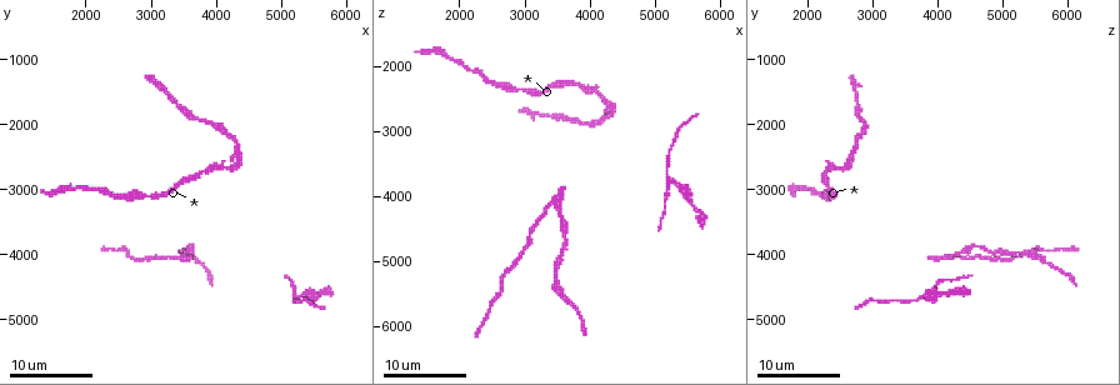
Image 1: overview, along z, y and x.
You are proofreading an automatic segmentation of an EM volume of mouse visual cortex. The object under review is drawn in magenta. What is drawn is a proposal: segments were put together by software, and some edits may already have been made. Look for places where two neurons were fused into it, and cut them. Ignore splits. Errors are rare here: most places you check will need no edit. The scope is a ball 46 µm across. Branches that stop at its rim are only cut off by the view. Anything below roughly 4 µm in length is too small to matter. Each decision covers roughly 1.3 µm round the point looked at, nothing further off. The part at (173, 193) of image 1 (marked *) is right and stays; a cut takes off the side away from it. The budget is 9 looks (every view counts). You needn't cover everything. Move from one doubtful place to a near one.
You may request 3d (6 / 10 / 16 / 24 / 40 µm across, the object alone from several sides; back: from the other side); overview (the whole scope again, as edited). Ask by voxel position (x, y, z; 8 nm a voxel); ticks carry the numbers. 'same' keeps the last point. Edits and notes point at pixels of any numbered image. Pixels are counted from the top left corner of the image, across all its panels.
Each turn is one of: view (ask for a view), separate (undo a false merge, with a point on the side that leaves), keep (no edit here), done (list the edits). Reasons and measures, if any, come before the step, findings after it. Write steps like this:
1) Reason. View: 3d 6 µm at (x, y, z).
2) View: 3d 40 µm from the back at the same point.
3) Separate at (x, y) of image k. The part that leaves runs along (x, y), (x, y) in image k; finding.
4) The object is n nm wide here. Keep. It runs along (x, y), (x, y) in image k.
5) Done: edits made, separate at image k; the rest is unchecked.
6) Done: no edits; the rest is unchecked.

Thin neck. View: 3d 24 µm at (2150, 2950, 2050).

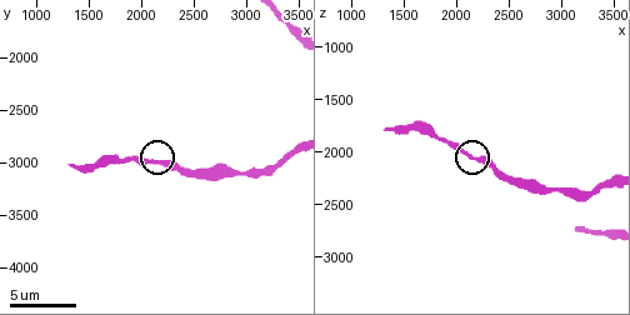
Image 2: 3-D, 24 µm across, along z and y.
View: 3d 10 µm at (2140, 3000, 2020).

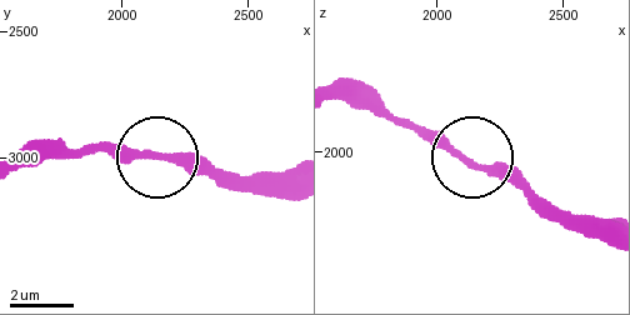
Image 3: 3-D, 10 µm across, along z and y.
Keep. It runs along (603, 239), (555, 220), (514, 185), (425, 140), (388, 108) in image 3; one neuron here.

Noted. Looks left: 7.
View: 3d 16 µm at (4300, 2650, 2600).

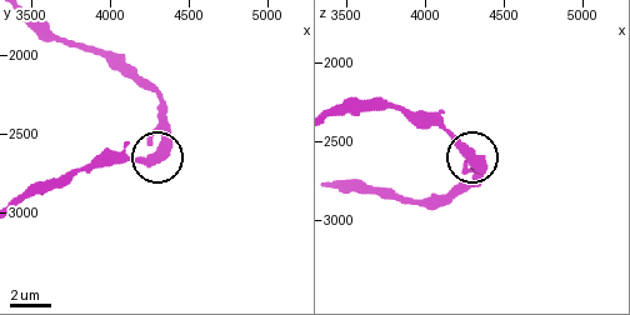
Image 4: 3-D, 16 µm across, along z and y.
Zoom in. View: 3d 6 µm at (4300, 2640, 2640).

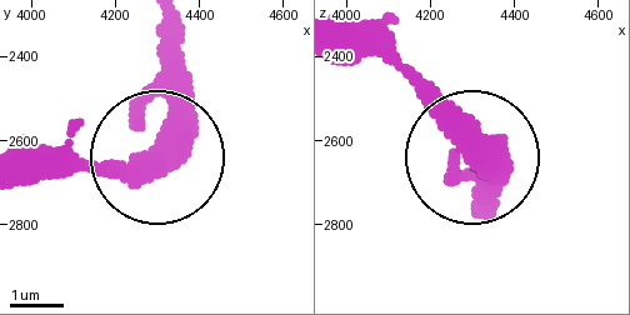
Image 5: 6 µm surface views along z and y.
Keep. It runs along (33, 178), (149, 151), (168, 111), (168, 35) in image 5; continuous, no second neuron.

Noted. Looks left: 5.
Thick turns thin. View: 3d 24 µm at (3600, 4050, 5550).

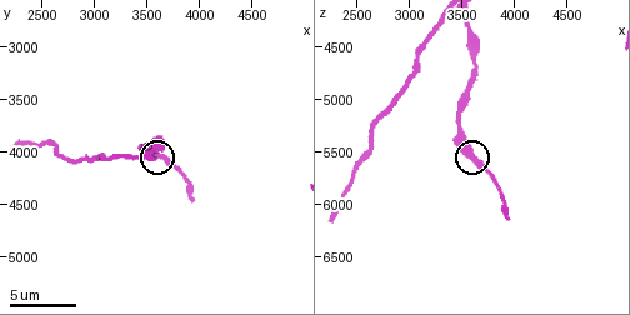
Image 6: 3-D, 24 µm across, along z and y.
Zoom in. View: 3d 6 µm at (3660, 4020, 5600).

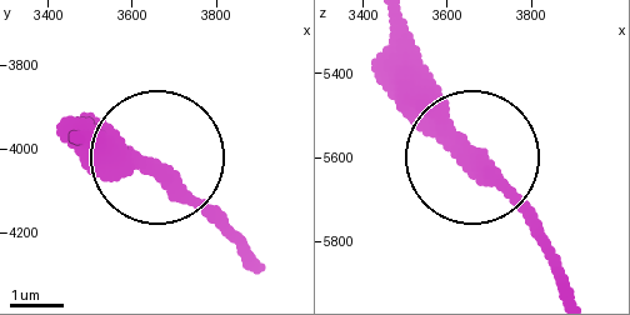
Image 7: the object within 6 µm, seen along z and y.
Keep. Continuous, no second neuron.

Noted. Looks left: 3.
Calibre changes. View: 3d 24 µm at (3600, 1900, 2800).

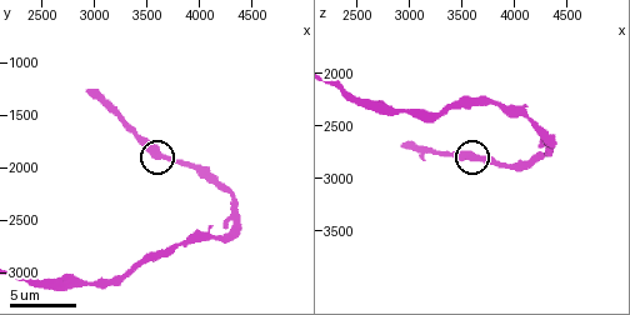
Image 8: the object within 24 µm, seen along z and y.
View: 3d 6 µm at (3640, 1880, 2820).

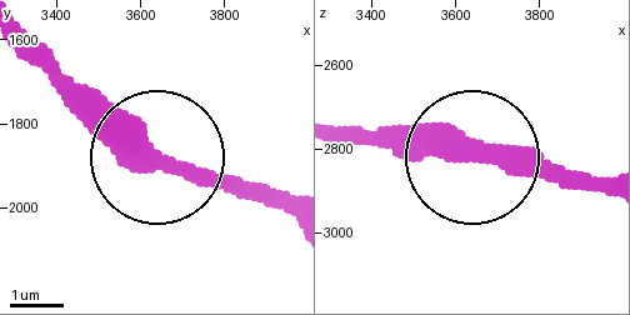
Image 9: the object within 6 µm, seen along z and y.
Keep. It runs along (283, 215), (135, 148), (33, 45) in image 9; all the same neuron.

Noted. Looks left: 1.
Done: no edits; the rest is unchecked.

